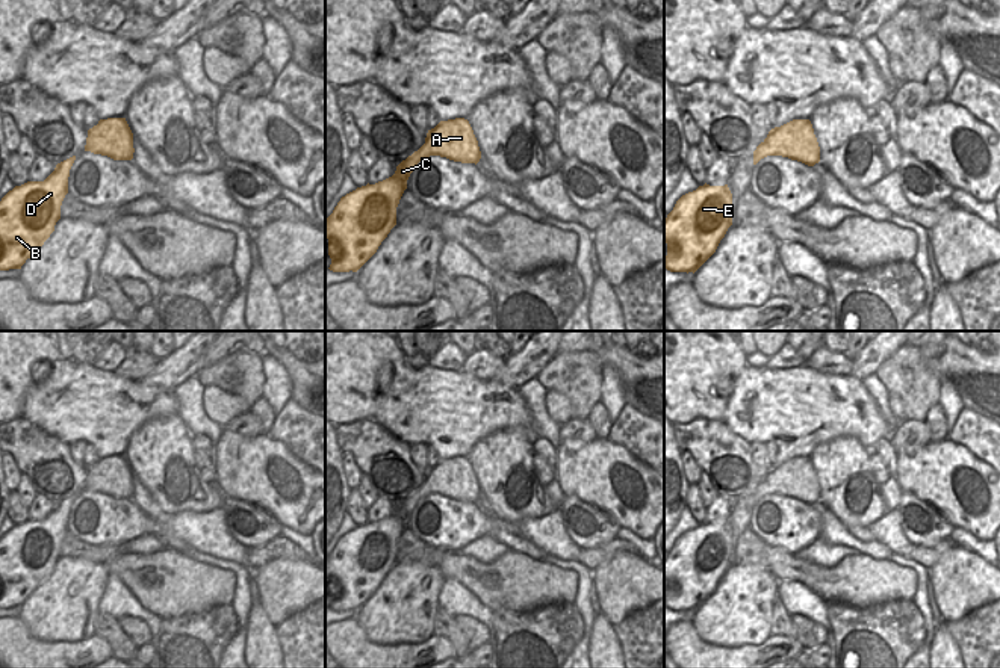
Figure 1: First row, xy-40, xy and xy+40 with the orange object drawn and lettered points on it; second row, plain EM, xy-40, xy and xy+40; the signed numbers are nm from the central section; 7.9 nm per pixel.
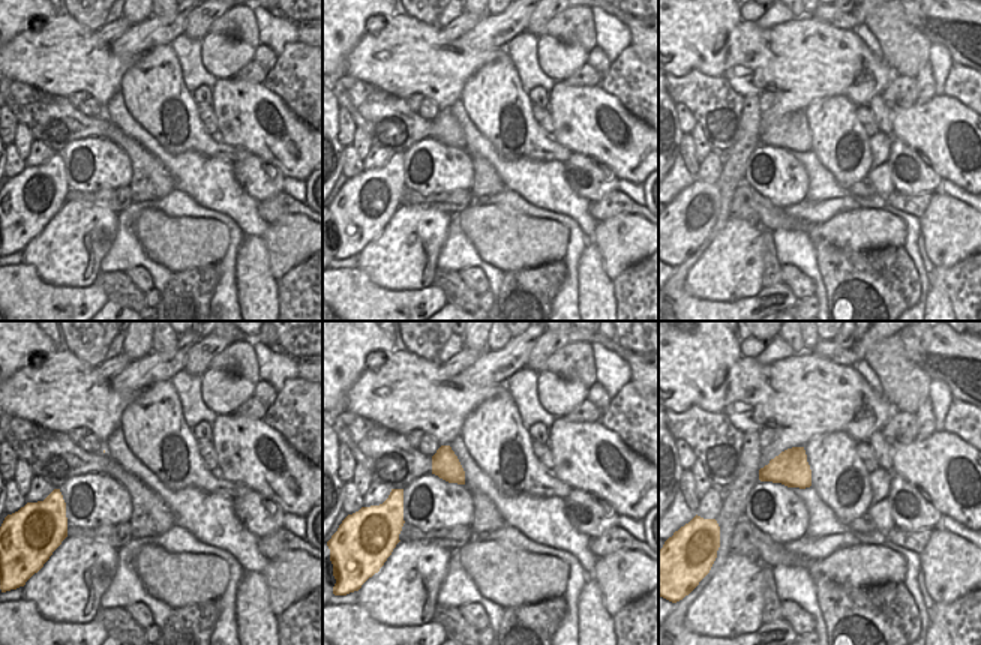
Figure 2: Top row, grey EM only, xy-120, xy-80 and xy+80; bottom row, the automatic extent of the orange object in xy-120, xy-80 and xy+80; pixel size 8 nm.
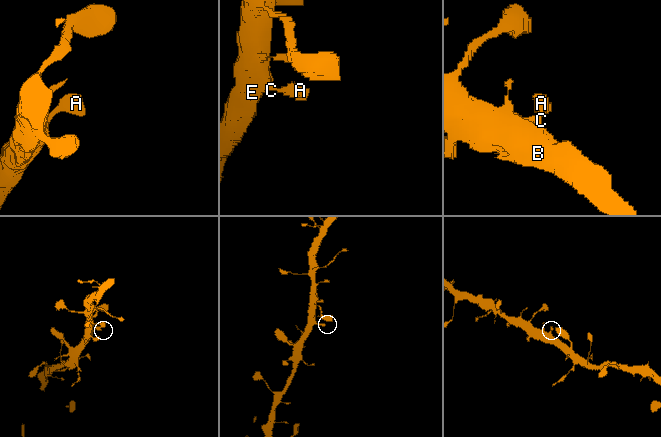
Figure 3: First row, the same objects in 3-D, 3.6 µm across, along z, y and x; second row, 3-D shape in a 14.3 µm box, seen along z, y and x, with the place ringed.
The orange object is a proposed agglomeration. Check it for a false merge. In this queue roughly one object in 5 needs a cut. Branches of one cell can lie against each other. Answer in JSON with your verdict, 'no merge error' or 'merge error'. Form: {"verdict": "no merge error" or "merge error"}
{"verdict": "no merge error"}

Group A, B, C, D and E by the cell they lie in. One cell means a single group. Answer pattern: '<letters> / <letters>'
A B C D E

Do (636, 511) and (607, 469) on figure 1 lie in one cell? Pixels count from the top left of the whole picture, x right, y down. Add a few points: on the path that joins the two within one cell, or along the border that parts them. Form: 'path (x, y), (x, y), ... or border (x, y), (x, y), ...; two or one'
path (624, 507), (614, 491), (613, 481); one

